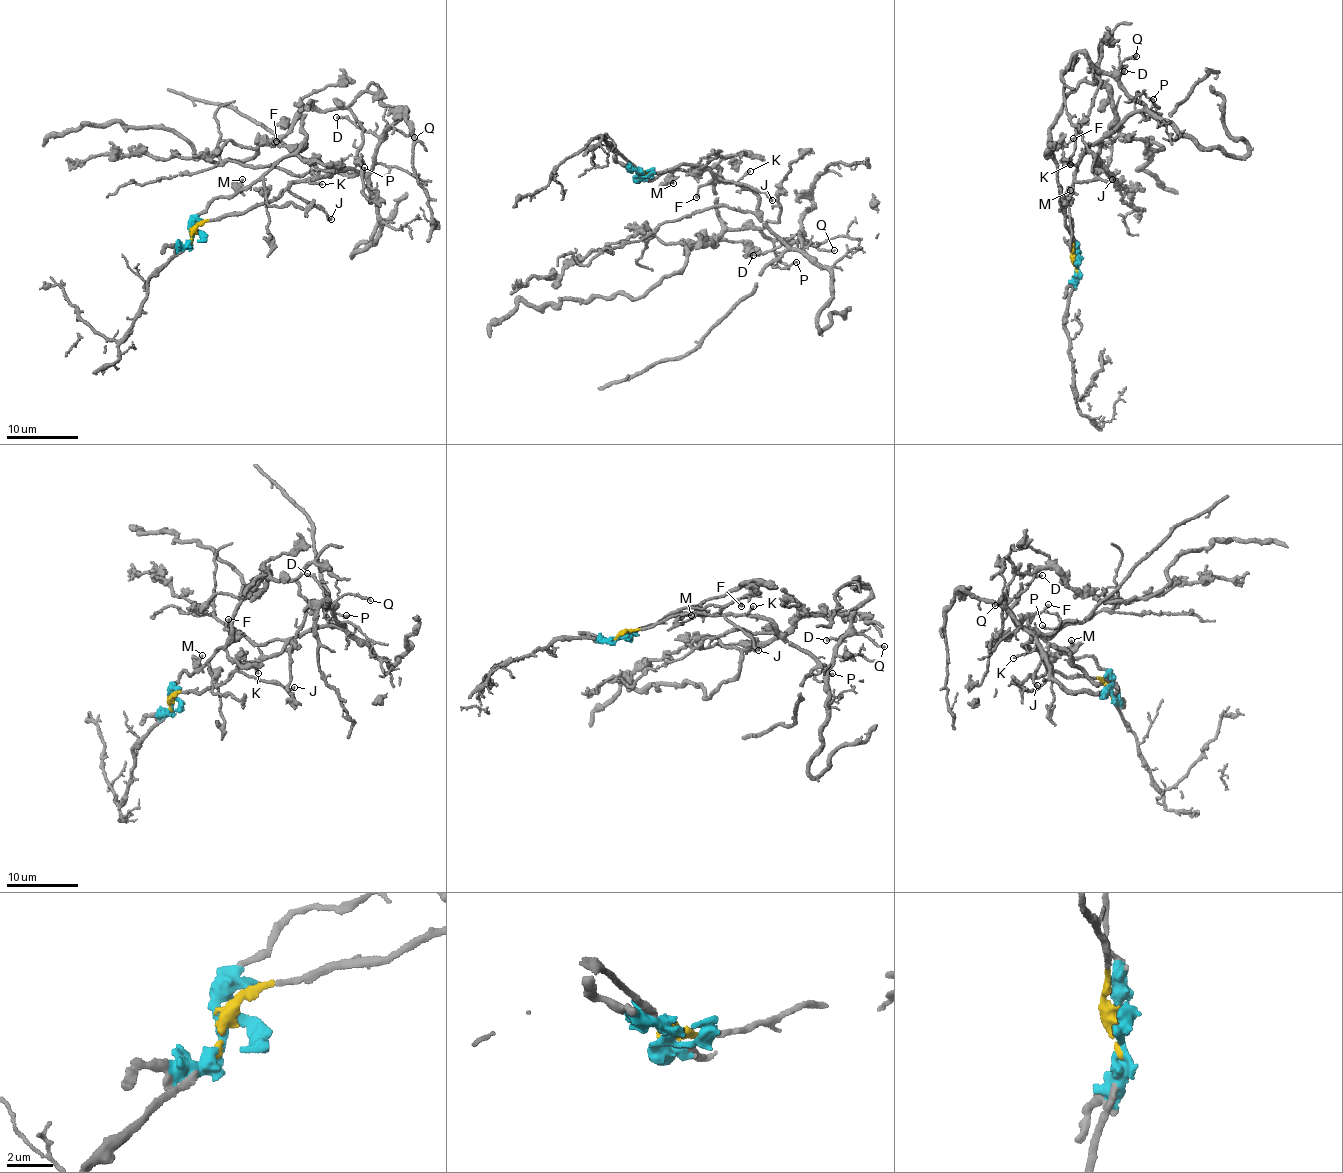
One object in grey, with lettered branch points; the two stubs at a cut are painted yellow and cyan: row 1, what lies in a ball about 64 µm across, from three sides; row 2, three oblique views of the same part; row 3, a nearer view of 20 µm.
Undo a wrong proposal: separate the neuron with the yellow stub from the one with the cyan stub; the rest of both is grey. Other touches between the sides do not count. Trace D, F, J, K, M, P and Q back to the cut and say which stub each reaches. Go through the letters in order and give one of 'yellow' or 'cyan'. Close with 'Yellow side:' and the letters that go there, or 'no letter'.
D: yellow
F: cyan
J: yellow
K: yellow
M: cyan
P: yellow
Q: yellow
Yellow side: D, J, K, P, Q

